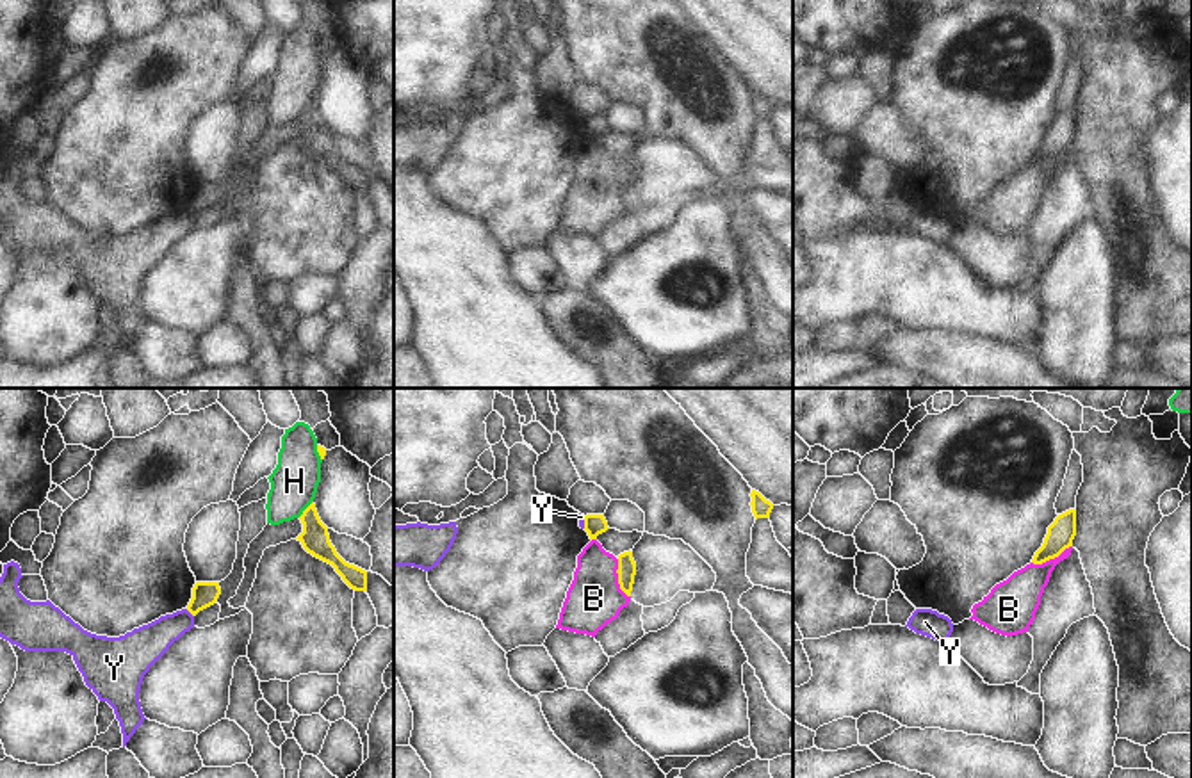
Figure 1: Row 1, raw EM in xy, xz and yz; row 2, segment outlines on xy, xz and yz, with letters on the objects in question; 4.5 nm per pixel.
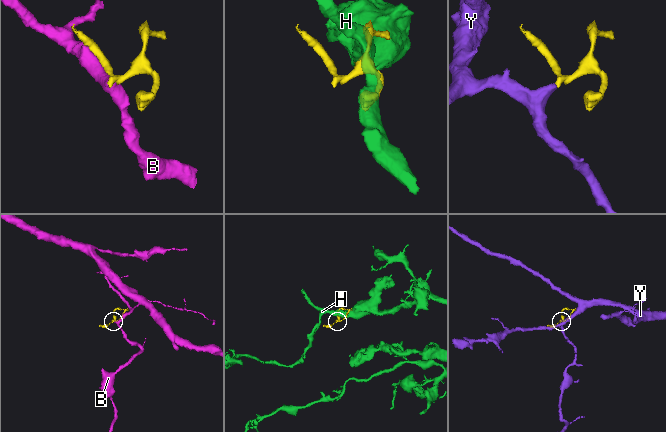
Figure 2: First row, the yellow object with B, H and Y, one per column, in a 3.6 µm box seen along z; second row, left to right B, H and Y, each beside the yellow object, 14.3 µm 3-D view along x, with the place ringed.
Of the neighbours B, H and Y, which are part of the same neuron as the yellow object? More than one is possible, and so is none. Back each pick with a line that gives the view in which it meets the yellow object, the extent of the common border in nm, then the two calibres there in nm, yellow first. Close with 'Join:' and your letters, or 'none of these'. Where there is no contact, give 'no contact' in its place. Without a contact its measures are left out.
Join: none of these

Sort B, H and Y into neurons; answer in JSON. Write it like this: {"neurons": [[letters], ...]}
{"neurons": [["B"], ["H"], ["Y"]]}

